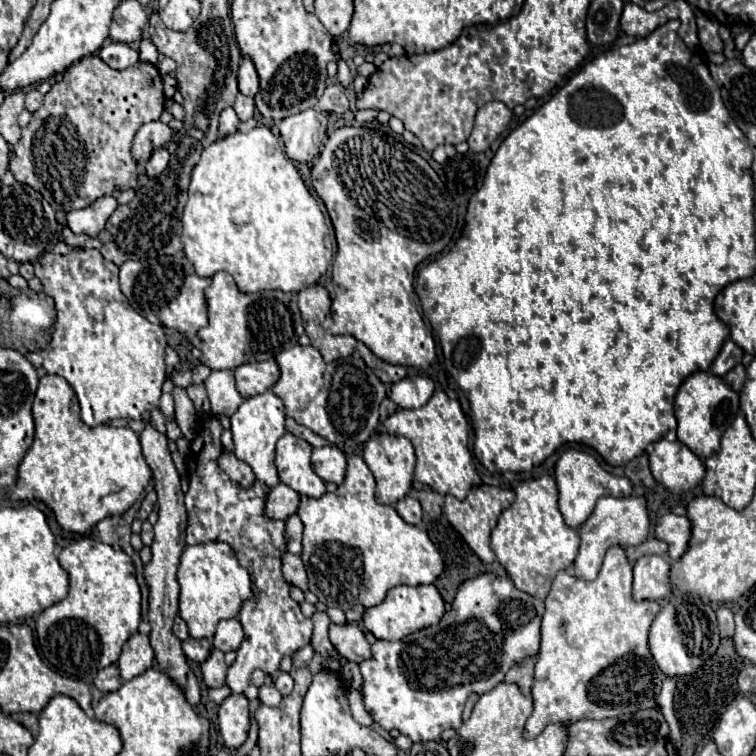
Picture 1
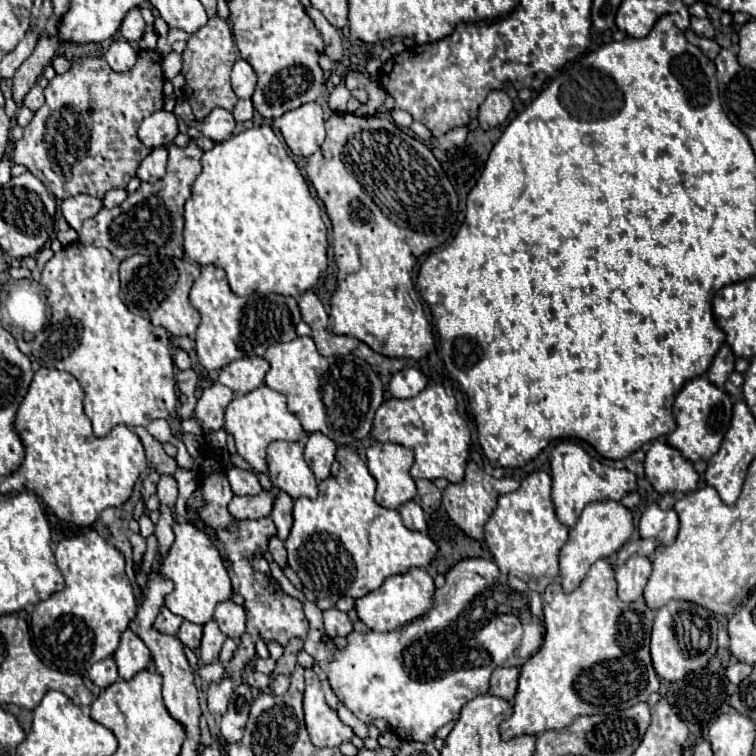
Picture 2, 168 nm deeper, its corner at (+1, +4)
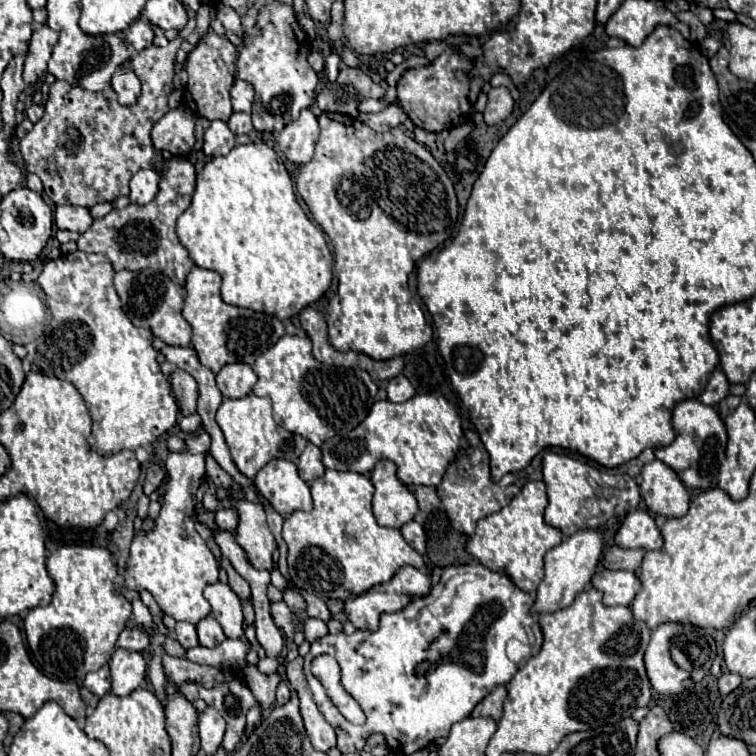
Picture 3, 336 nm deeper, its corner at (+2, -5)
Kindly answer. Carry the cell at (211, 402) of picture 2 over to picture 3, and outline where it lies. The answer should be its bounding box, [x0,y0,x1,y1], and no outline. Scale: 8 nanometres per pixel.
[122,429,218,623]

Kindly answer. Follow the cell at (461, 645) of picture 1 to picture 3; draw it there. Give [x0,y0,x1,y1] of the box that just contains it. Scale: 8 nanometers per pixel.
[304,565,534,755]

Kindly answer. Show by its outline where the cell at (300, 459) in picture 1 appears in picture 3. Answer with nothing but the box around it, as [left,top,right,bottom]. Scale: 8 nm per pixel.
[254,459,312,517]

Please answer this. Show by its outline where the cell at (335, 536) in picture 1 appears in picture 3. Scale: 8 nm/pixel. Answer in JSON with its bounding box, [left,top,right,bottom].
[282,471,424,601]

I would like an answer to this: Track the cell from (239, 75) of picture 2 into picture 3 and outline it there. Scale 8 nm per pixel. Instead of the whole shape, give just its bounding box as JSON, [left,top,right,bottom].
[230,79,254,111]

